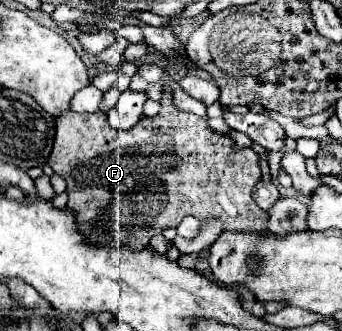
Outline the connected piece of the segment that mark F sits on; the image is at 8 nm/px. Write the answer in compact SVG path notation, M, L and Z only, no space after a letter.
M164 86L160 114L138 122L126 132L108 126L108 118L100 110L92 114L78 114L72 110L60 114L56 118L56 138L48 162L56 174L66 178L70 196L68 208L76 212L80 232L84 232L94 244L126 244L132 250L142 250L154 234L160 234L162 228L176 228L184 216L194 216L198 220L220 218L222 230L240 230L250 234L268 232L268 214L252 200L252 188L262 176L258 154L252 148L234 152L230 136L212 132L206 118L178 110L168 86Z

